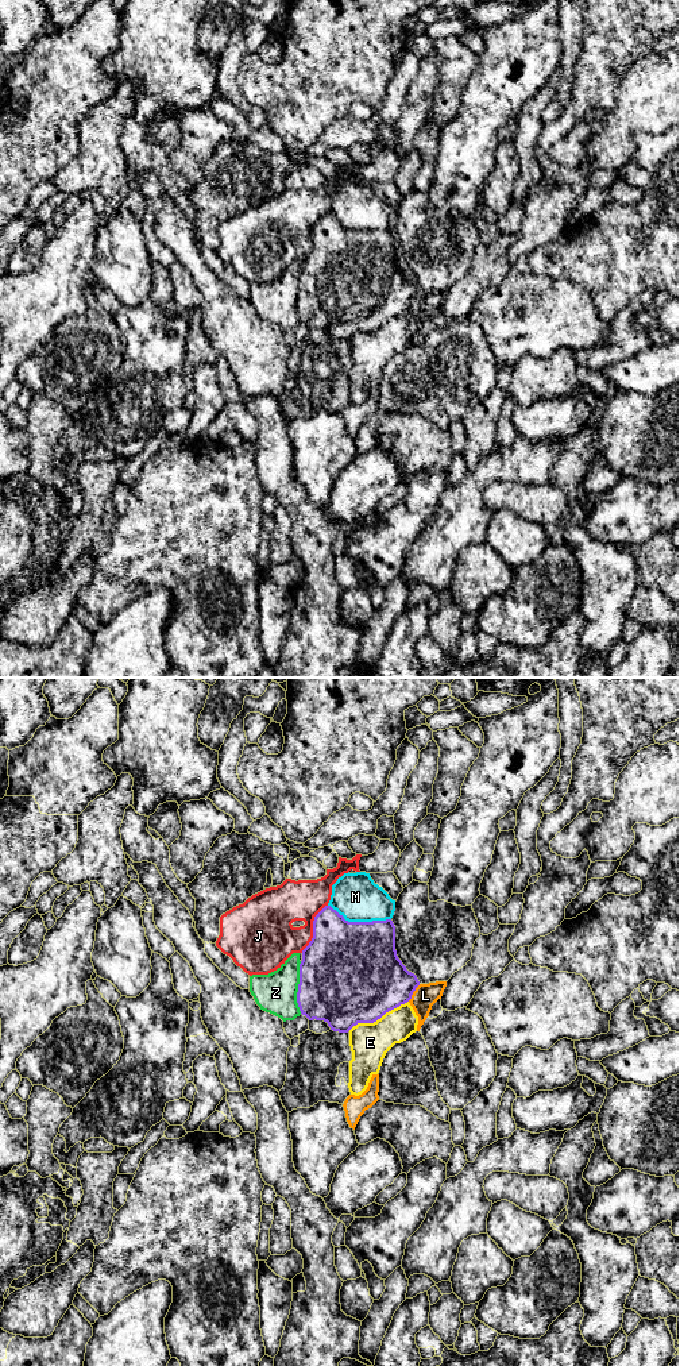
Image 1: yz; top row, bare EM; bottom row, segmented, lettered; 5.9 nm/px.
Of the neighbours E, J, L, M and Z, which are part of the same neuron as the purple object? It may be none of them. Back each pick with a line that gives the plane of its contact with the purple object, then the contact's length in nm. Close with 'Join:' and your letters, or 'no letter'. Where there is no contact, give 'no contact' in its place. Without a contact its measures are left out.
Join: no letter

